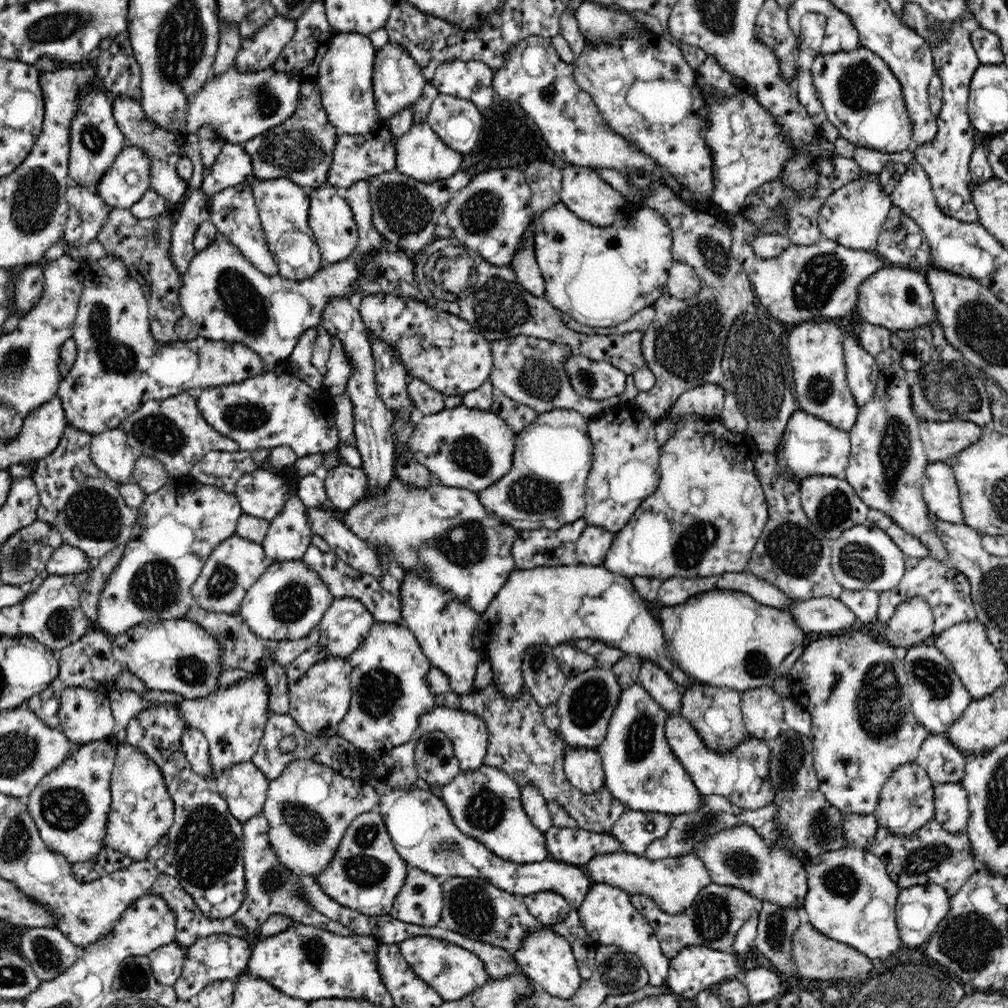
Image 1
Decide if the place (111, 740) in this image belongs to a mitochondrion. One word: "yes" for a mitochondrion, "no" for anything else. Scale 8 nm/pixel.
no

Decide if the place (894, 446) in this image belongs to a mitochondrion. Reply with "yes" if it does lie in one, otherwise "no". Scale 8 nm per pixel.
yes

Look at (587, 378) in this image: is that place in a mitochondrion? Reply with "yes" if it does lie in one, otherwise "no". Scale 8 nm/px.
yes

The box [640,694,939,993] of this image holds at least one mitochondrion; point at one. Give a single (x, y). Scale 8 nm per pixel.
(712, 916)

